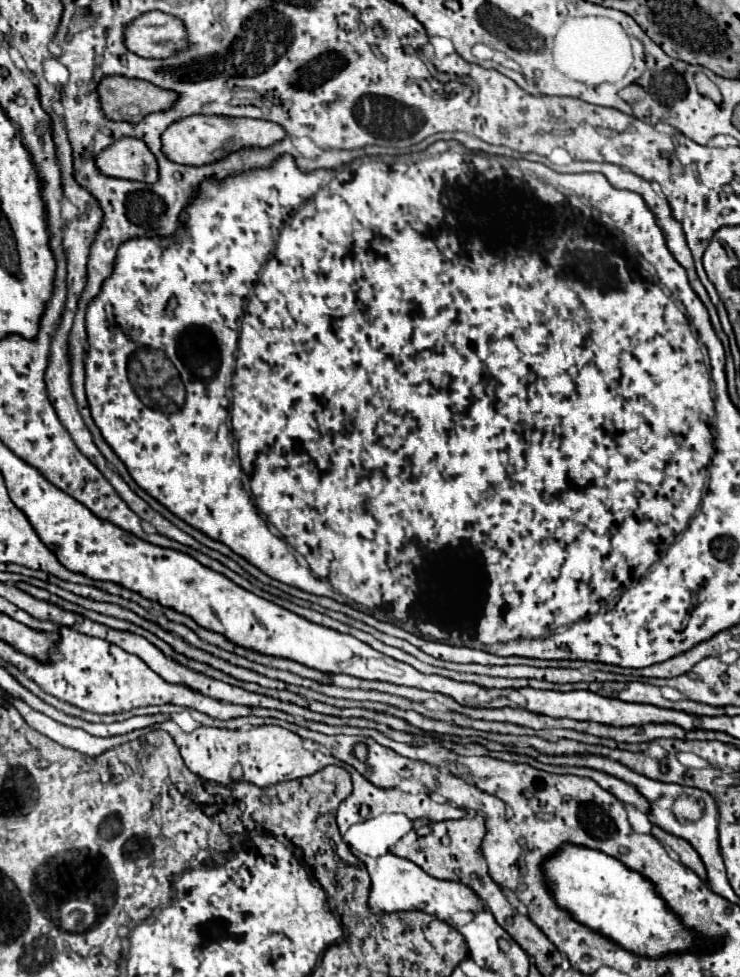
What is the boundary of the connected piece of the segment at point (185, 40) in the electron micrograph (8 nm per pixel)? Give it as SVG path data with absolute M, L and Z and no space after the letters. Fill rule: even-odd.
M155 10L127 26L125 46L143 58L169 58L189 48L189 34L183 20Z

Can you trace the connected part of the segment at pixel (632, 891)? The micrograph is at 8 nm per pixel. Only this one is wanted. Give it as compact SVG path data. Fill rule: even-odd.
M563 846L559 858L545 862L545 876L561 908L629 952L659 958L667 952L685 952L697 946L695 934L683 930L679 918L655 894L653 884L627 870L617 858L581 846Z

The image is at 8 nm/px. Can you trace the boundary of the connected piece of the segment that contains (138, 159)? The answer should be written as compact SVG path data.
M127 136L111 144L97 156L95 164L101 174L111 178L127 178L139 182L159 180L159 166L153 152L149 152L147 144L137 138Z

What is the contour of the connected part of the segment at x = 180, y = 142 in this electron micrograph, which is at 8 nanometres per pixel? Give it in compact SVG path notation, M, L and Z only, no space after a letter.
M189 116L171 124L163 140L163 152L171 162L185 166L205 166L223 160L225 156L237 152L239 148L269 148L275 142L283 140L285 130L269 120L255 118L225 118L225 116Z

